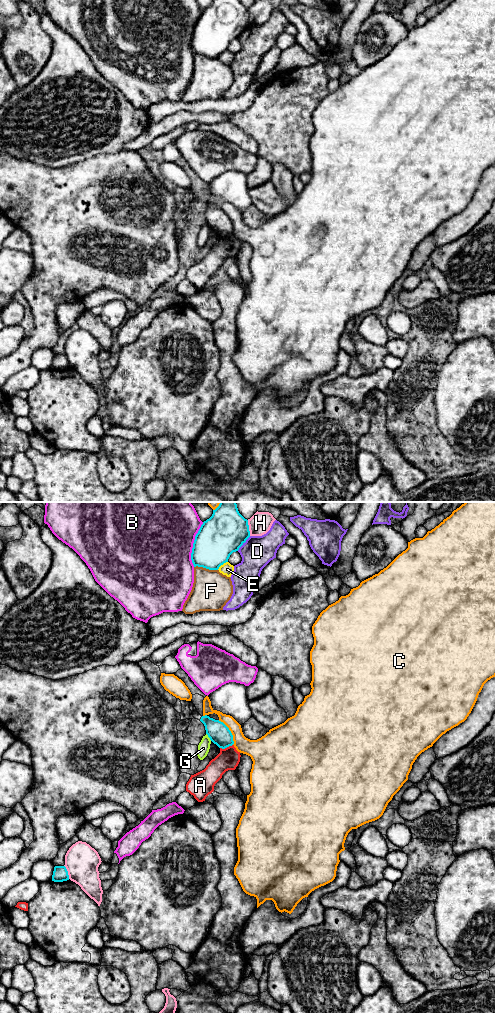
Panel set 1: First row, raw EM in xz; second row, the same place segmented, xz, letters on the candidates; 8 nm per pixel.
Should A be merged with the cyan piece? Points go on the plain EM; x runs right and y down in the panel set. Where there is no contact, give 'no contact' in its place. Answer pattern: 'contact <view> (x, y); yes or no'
contact xz (226, 235); no

